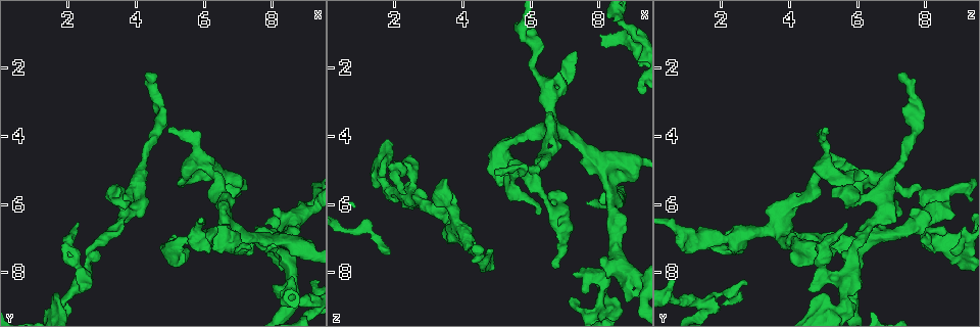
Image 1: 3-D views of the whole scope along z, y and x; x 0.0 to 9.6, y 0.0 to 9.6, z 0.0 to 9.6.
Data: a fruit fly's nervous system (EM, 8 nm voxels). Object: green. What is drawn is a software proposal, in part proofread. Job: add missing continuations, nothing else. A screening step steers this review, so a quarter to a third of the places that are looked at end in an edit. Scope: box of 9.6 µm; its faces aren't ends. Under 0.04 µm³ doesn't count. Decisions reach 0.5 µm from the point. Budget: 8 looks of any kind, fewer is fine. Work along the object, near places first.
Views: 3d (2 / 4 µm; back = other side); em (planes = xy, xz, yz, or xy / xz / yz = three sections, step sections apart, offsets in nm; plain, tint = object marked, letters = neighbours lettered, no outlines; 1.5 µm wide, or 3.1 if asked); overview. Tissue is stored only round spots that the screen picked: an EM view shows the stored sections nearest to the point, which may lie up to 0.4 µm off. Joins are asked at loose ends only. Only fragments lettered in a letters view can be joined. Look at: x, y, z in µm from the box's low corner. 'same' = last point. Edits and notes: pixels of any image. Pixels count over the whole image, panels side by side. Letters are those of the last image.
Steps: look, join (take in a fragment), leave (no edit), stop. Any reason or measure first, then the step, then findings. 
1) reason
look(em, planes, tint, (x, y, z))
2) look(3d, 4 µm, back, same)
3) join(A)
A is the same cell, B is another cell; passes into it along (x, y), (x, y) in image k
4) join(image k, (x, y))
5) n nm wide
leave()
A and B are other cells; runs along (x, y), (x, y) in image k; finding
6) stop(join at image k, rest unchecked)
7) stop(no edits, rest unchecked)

branch stops here
look(3d, 2 µm, (2.45, 8.55, 4.60))

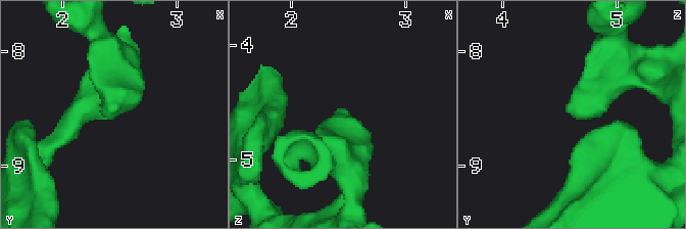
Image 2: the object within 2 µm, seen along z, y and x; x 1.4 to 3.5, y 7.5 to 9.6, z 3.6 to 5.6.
now the EM
look(em, planes, tint, (2.44, 8.52, 4.52))

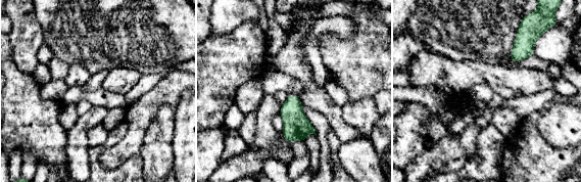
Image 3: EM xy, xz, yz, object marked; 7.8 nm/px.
see the neighbours
look(em, planes, letters, same)

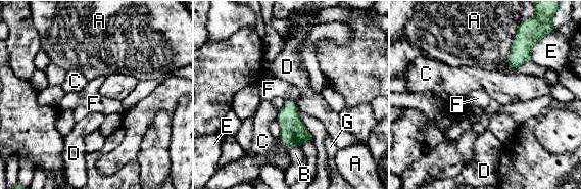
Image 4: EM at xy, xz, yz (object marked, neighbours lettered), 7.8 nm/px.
180 nm wide; F touches over 400 nm
leave()
A, B, C, D, E, F and G are other cells; none of them fits

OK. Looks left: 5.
an open end
look(3d, 4 µm, (2.25, 6.60, 5.65))

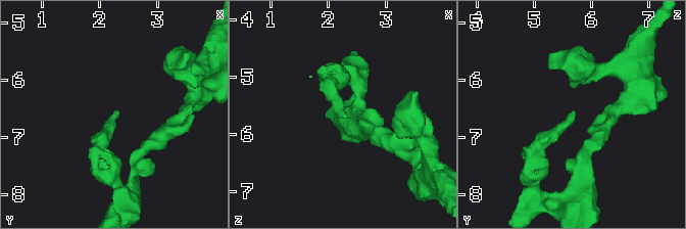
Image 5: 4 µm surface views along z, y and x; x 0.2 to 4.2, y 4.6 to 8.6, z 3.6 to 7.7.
look(em, planes, letters, (2.25, 6.55, 5.70))

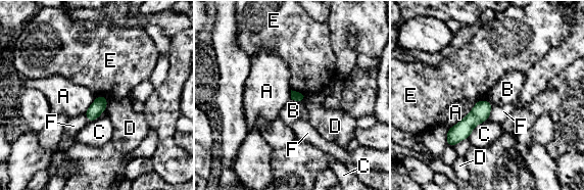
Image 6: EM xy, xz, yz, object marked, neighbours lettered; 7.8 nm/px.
leave()
A, B, C, D, E and F are other cells; runs along (488, 104), (448, 142) in image 6; none of them fits

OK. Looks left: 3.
free end
look(em, xz, step 4, tint, (6.75, 5.55, 7.90))

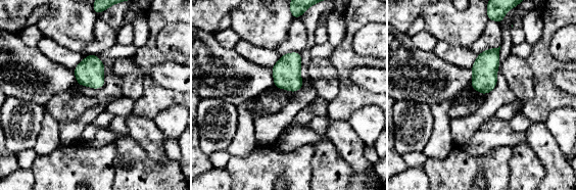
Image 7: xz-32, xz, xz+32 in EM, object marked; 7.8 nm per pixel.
look(em, planes, letters, same)

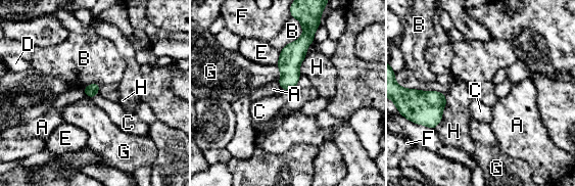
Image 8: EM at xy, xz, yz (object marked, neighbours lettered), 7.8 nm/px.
H touches over 300 nm
leave()
A, B, C, D, E, F, G and H are other cells; border along (291, 89), (283, 91) in image 8; no lettered fragment goes on from it

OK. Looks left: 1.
stop(no edits, rest unchecked)

